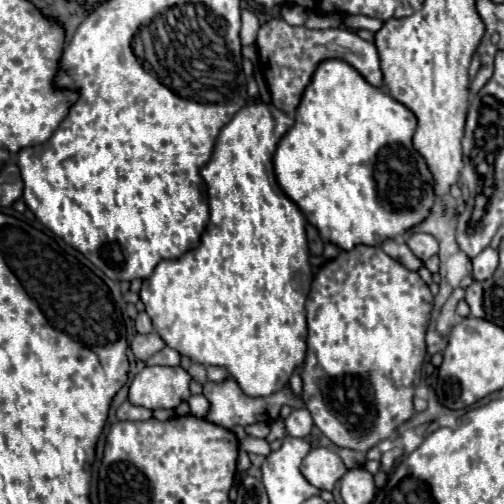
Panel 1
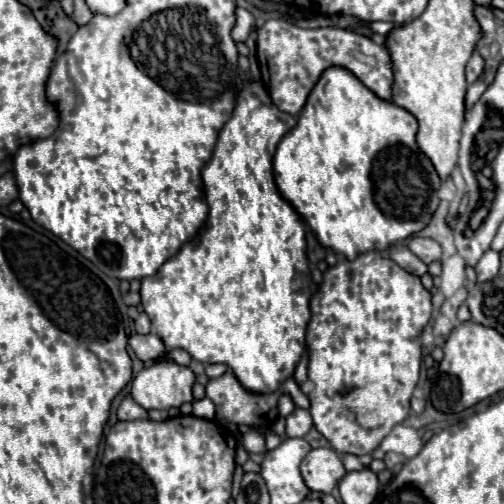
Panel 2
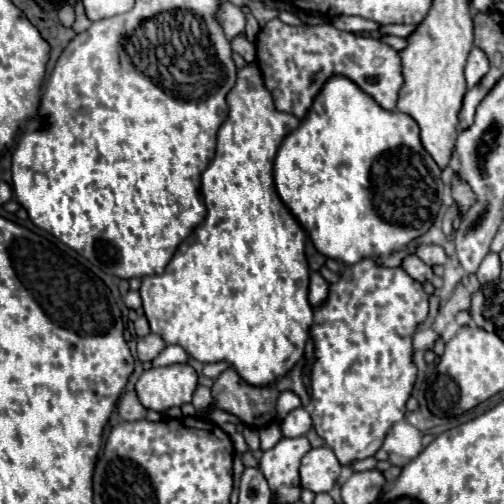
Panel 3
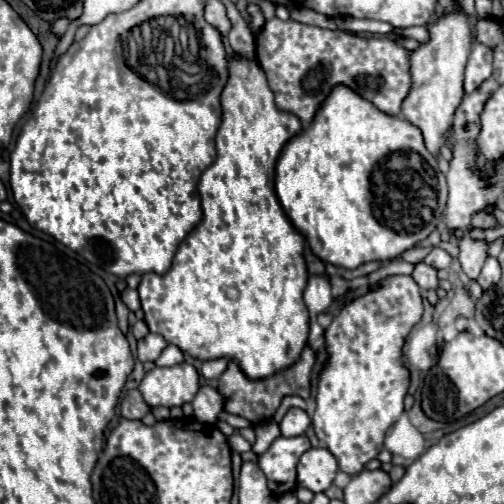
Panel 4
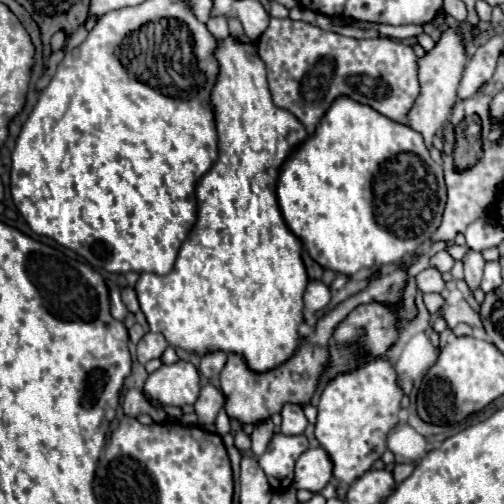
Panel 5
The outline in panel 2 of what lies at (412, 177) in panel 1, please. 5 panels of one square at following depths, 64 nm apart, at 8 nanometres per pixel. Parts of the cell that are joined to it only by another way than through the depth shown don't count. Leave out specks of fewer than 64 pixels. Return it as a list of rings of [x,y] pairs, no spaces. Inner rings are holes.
[[[328,68],[328,72],[324,72],[324,76],[320,76],[316,88],[310,92],[308,96],[308,102],[304,106],[304,110],[300,112],[298,116],[298,124],[296,128],[292,128],[278,144],[278,150],[276,150],[276,156],[274,156],[274,178],[276,178],[276,186],[280,190],[280,194],[284,196],[284,200],[288,200],[294,210],[306,220],[306,224],[312,228],[312,232],[316,234],[318,242],[332,250],[334,254],[340,254],[344,256],[346,260],[354,260],[356,256],[364,254],[364,252],[370,252],[370,250],[388,250],[390,246],[410,238],[412,234],[420,232],[422,228],[426,228],[438,208],[438,190],[442,186],[442,180],[434,168],[434,164],[430,162],[430,158],[418,148],[416,144],[416,132],[418,132],[418,122],[416,118],[396,106],[394,102],[392,104],[384,104],[384,100],[380,100],[374,92],[368,92],[368,88],[364,88],[364,84],[360,84],[360,80],[356,80],[356,76],[352,76],[350,72],[344,72],[344,68]]]

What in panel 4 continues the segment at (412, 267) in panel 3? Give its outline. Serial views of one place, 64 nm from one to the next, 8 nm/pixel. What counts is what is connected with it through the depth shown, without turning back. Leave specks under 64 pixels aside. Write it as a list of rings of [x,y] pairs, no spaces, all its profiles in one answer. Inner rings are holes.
[[[418,262],[414,272],[412,272],[412,278],[416,280],[416,284],[422,288],[422,290],[438,290],[440,286],[440,280],[438,280],[438,272],[436,268],[424,264],[424,262]]]

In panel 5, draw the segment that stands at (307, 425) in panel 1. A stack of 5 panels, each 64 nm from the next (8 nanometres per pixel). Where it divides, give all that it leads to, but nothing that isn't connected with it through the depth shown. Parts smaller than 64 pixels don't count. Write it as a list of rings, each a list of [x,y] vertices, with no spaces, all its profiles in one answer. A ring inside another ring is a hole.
[[[284,404],[280,414],[282,414],[282,432],[284,434],[302,434],[304,432],[308,420],[306,420],[300,406]]]

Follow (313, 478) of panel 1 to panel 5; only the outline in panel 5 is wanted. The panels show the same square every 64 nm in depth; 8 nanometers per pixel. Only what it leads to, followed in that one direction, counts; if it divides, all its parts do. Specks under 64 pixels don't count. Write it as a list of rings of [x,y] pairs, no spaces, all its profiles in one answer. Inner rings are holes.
[[[308,448],[296,462],[294,488],[320,492],[332,478],[332,462],[324,448]]]

